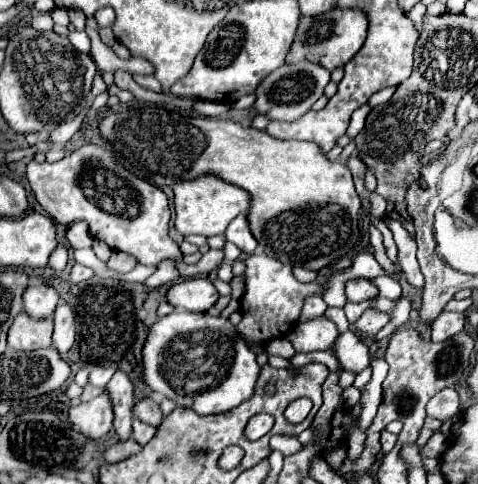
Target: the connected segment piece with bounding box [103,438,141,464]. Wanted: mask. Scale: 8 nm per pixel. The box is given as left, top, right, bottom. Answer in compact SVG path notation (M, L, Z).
M127 440L127 442L117 442L113 446L109 446L105 452L103 452L103 458L109 462L109 464L115 464L115 462L121 462L133 454L139 454L141 452L141 446L135 442L135 440Z

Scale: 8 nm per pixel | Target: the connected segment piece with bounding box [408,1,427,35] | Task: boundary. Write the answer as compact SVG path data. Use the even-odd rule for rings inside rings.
M421 1L408 12L408 17L413 20L419 35L423 31L423 16L426 12L427 8Z

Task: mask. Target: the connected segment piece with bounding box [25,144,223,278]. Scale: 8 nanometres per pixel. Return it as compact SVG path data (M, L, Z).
M85 144L53 164L31 160L25 176L37 202L53 220L63 226L79 220L87 222L93 238L105 242L111 250L133 256L139 264L155 266L163 260L173 260L183 278L193 278L197 274L209 274L223 260L223 250L209 250L197 264L185 264L177 242L169 238L171 212L167 194L123 168L107 146Z

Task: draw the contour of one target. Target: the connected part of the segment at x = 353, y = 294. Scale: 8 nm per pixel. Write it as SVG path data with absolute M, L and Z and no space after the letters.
M355 278L355 280L347 282L345 294L347 294L347 300L351 300L351 302L363 302L363 300L375 298L379 294L379 290L377 290L377 286L371 280Z

